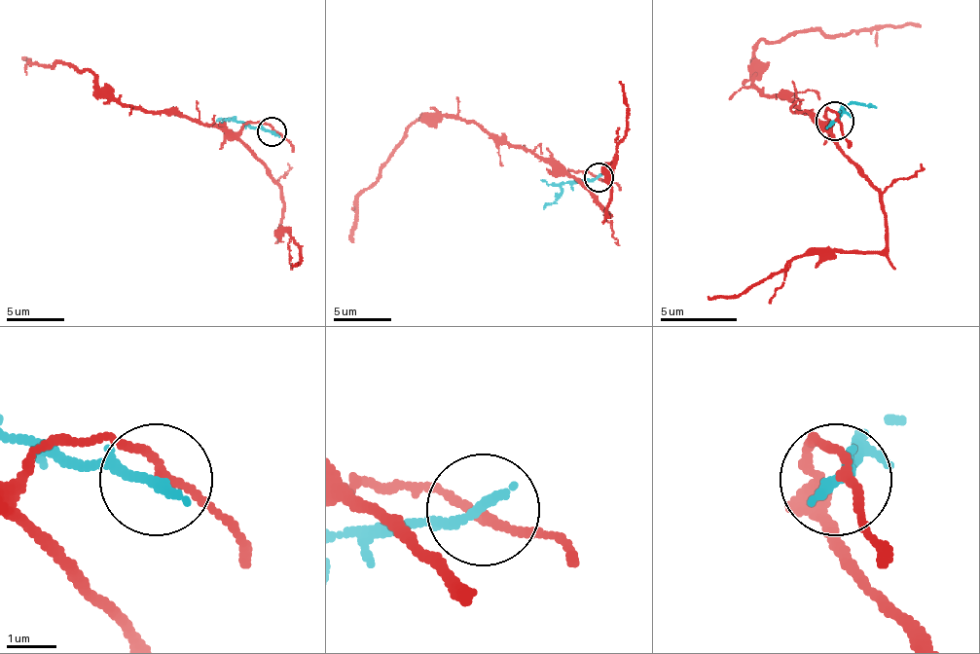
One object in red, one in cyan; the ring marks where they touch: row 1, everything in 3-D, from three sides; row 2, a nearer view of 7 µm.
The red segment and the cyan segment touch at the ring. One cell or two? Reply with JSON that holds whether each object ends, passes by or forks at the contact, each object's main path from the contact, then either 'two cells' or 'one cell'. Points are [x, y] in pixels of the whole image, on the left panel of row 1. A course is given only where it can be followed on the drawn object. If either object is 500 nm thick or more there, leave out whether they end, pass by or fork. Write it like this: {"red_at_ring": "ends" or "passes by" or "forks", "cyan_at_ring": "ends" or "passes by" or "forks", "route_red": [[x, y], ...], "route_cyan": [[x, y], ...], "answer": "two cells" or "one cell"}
{"red_at_ring": "passes by", "cyan_at_ring": "ends", "route_red": [[271, 131], [259, 123], [228, 131], [178, 115], [137, 109], [111, 100], [93, 77], [62, 62], [27, 59]], "route_cyan": [[271, 131], [236, 123], [234, 117], [216, 120]], "answer": "two cells"}

